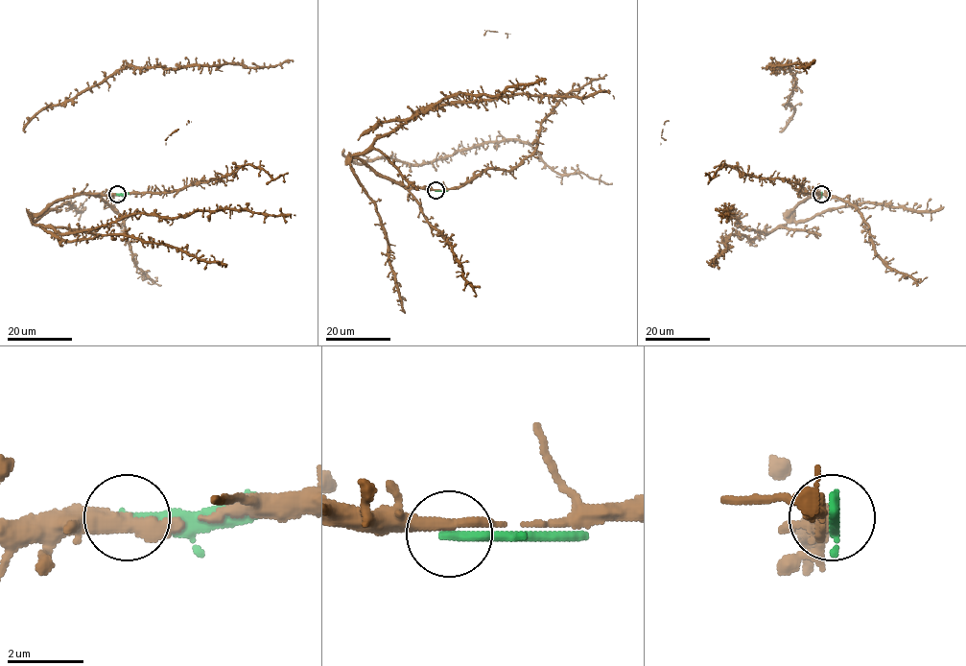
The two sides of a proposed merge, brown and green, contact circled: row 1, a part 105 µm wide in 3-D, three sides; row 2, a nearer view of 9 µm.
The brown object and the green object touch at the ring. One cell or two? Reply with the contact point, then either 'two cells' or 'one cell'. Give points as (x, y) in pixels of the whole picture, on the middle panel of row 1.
(435, 190) | one cell

